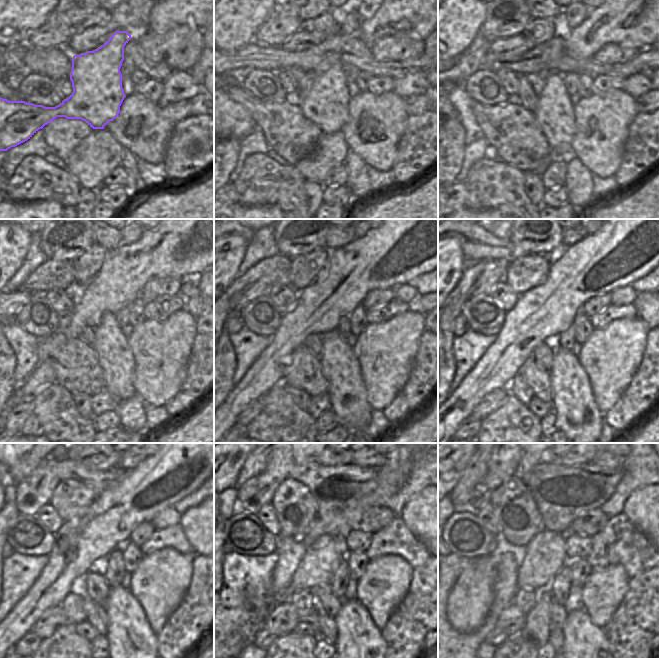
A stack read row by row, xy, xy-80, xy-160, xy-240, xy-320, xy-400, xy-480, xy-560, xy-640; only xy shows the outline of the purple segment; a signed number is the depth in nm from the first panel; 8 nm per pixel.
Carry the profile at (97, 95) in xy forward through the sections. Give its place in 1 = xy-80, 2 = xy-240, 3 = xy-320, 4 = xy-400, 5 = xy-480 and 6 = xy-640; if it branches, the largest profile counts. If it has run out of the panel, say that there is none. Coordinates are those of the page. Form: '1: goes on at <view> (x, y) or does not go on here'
1: goes on at xy-80 (325, 104)
2: goes on at xy-240 (115, 358)
3: goes on at xy-320 (346, 390)
4: goes on at xy-400 (578, 417)
5: goes on at xy-480 (133, 646)
6: goes on at xy-640 (585, 645)

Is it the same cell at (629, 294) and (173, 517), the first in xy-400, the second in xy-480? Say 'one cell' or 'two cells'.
one cell

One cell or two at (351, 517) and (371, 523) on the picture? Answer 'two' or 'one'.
two

